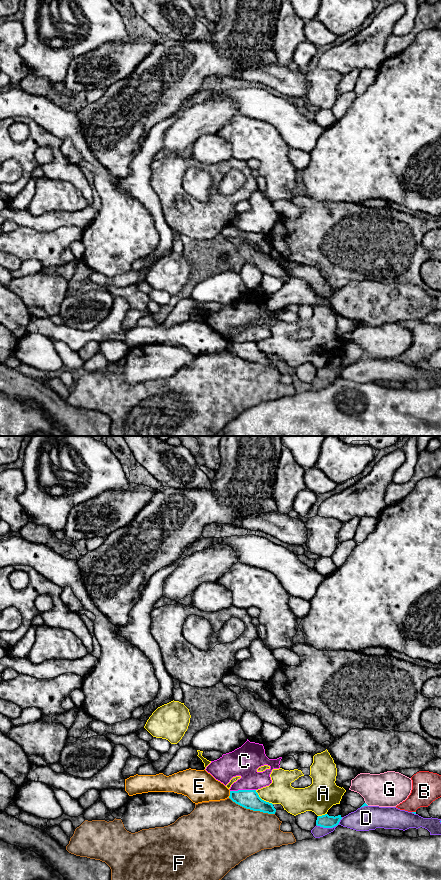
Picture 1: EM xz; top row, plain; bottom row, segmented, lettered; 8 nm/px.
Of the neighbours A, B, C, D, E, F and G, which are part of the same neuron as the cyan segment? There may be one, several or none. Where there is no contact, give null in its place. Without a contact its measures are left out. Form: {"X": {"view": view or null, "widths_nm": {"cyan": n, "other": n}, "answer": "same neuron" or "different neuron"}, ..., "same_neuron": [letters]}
{"A": {"view": "xz", "widths_nm": {"cyan": 160, "other": 200}, "answer": "different neuron"}, "B": {"view": "xz", "widths_nm": {"cyan": 20, "other": 240}, "answer": "different neuron"}, "C": {"view": "xz", "widths_nm": {"cyan": 160, "other": 240}, "answer": "different neuron"}, "D": {"view": "xz", "widths_nm": {"cyan": 110, "other": 180}, "answer": "different neuron"}, "E": {"view": "xz", "widths_nm": {"cyan": 160, "other": 260}, "answer": "different neuron"}, "F": {"view": "xz", "widths_nm": {"cyan": 160, "other": 460}, "answer": "different neuron"}, "G": {"view": "xz", "widths_nm": {"cyan": 20, "other": 280}, "answer": "different neuron"}, "same_neuron": []}

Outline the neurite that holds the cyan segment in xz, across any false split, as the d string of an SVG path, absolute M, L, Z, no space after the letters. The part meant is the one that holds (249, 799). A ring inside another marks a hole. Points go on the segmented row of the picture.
M256 790L230 791L229 798L246 809L268 814L275 814L276 812L273 804L262 800Z

